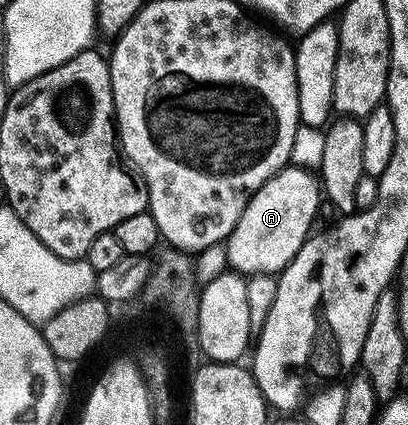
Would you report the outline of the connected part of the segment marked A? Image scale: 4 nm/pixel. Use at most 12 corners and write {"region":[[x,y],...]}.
{"region":[[287,167],[248,203],[229,268],[281,275],[309,241],[323,186]]}

